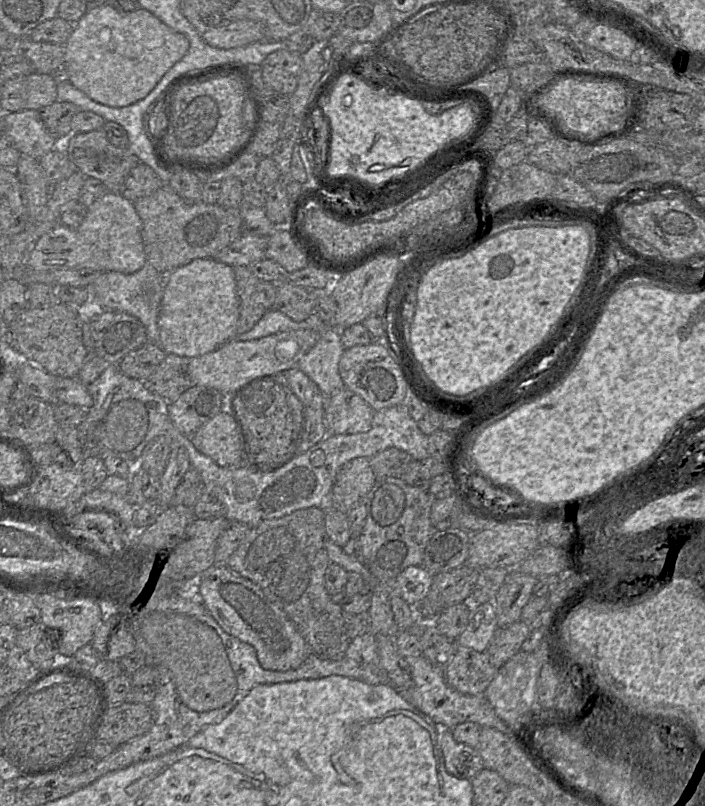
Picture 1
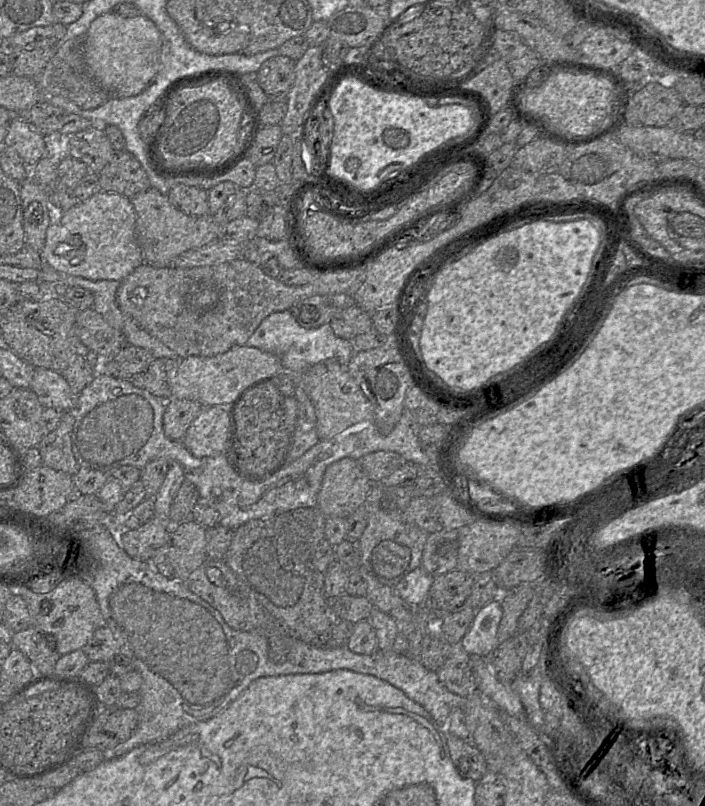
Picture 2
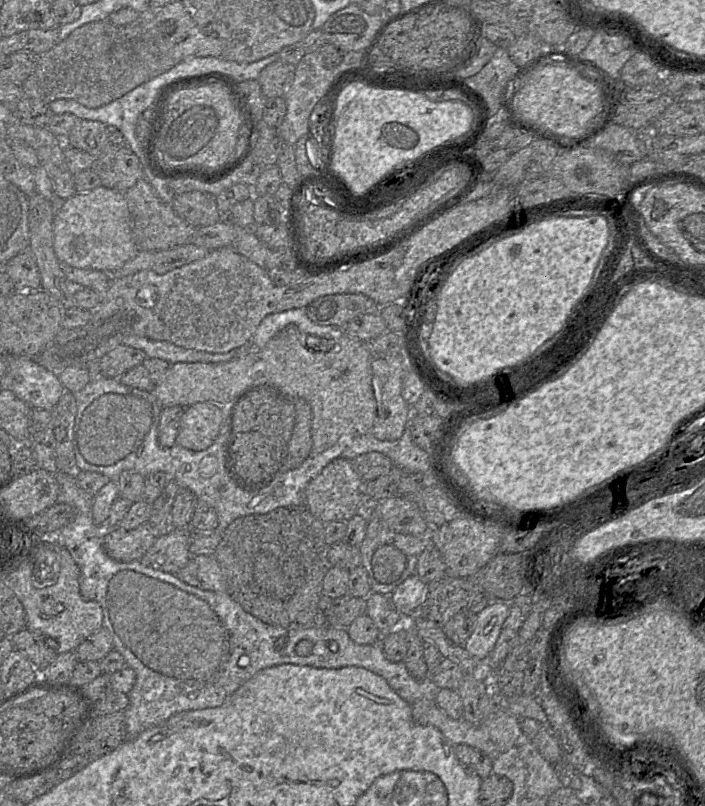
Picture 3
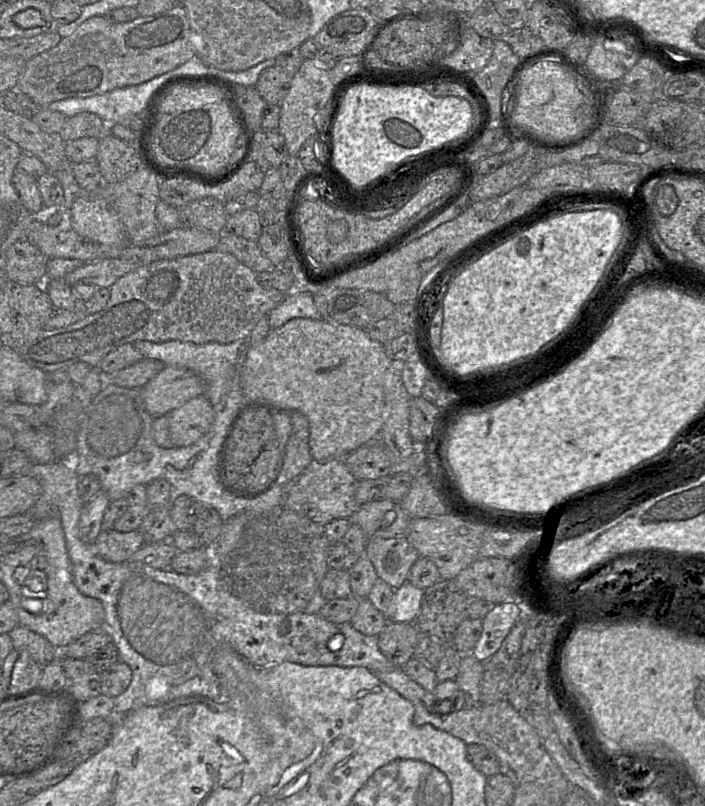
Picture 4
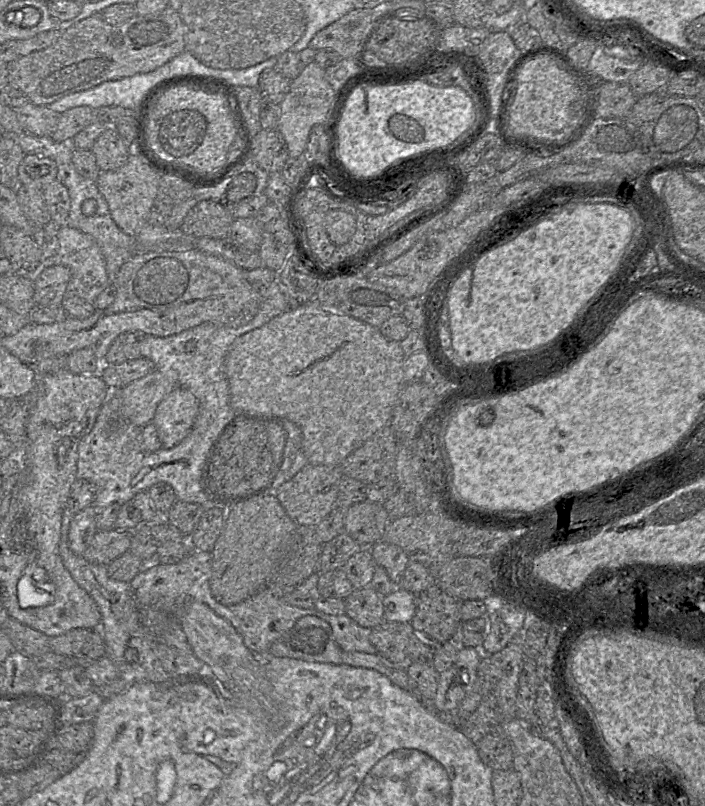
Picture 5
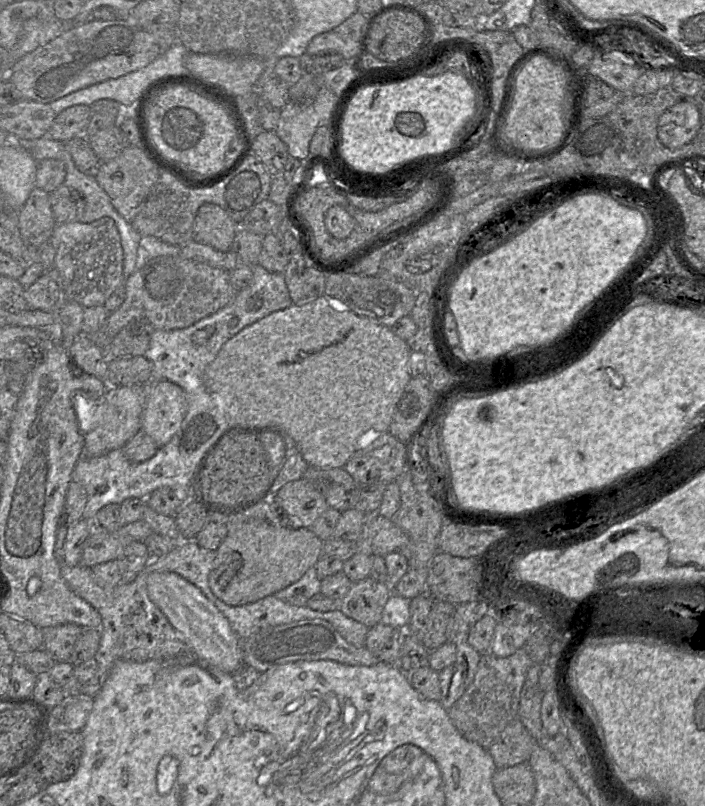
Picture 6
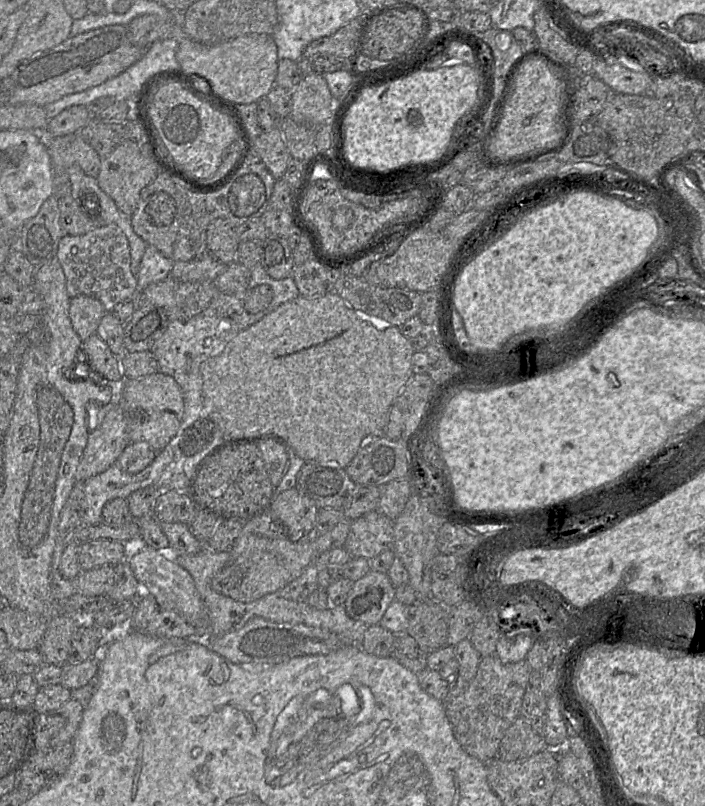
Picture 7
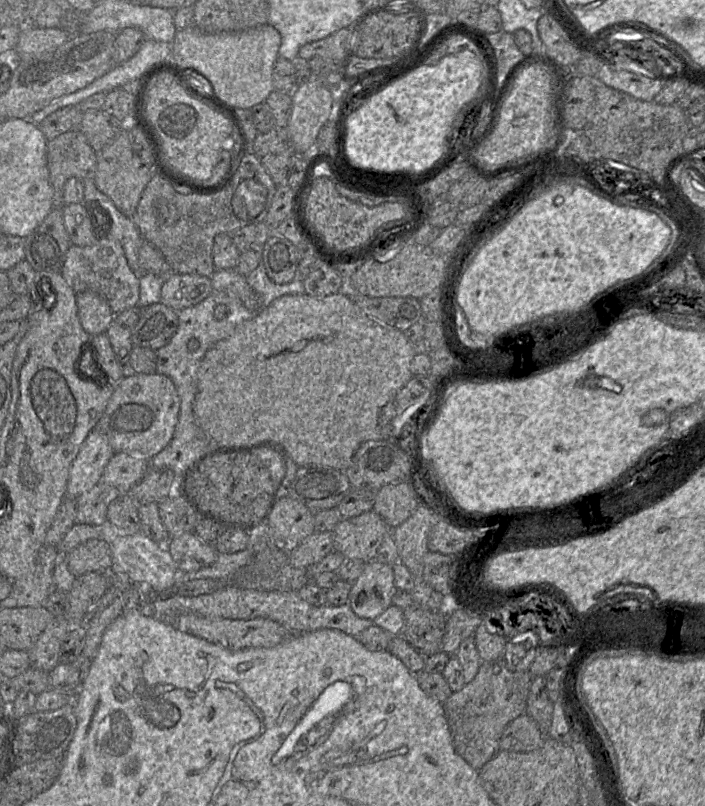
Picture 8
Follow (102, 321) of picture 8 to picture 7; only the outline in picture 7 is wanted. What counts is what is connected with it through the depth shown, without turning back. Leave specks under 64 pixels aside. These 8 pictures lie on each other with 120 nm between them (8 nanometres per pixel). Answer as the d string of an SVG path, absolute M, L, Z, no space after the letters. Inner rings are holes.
M79 295L70 298L69 317L73 329L83 342L96 333L105 314L102 303L93 296Z

